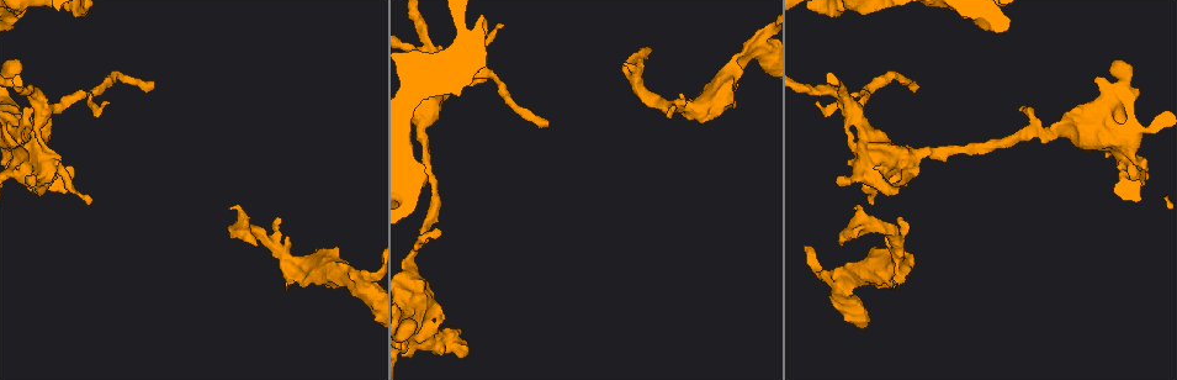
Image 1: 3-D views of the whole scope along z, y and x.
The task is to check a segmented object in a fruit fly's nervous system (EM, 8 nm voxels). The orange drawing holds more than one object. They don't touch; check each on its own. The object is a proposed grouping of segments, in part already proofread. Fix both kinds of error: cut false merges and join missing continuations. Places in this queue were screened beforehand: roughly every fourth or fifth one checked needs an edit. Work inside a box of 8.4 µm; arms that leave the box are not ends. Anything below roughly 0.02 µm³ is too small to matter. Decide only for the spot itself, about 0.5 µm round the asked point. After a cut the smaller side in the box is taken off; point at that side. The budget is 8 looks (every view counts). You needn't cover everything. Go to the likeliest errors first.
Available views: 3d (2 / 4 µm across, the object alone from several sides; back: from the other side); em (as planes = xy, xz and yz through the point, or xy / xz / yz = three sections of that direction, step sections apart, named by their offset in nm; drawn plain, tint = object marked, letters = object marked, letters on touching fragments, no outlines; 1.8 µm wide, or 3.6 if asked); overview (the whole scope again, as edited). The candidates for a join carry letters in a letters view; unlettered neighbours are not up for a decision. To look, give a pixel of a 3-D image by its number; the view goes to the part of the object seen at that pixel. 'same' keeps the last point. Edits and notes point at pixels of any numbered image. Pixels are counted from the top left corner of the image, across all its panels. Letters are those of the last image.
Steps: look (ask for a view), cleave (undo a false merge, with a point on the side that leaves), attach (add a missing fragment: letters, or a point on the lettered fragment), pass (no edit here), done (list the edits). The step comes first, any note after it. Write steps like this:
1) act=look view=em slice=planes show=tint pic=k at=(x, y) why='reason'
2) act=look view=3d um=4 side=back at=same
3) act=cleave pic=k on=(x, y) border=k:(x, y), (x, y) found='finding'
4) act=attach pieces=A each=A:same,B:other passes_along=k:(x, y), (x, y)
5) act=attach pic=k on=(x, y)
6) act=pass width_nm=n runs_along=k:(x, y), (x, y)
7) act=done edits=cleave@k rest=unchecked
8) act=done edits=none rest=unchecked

act=look view=3d um=4 pic=1 at=(892, 283) why='stops while still wide'

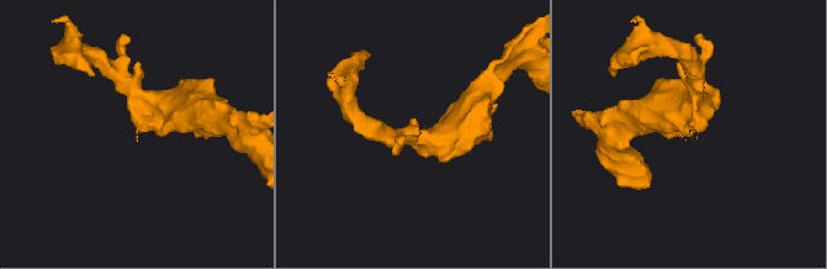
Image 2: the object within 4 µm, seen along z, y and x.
act=look view=em slice=xz step=8 show=letters pic=2 at=(139, 131) why='need the tissue'

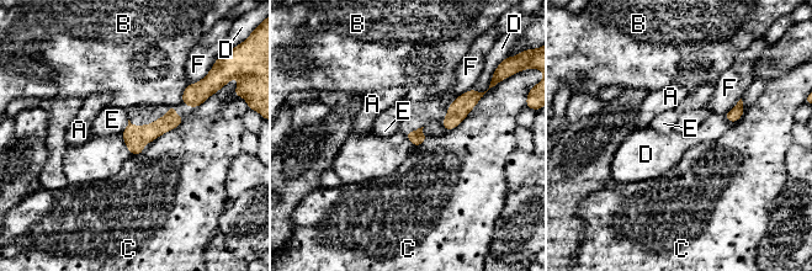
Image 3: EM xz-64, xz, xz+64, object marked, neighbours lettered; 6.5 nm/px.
act=pass each=A:other,B:other,C:other,D:other,E:other,F:other border=3:(742, 99), (743, 113), (731, 123) found='no lettered fragment goes on from it'

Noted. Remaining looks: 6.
act=look view=3d um=4 pic=1 at=(440, 321) why='branch stops here'

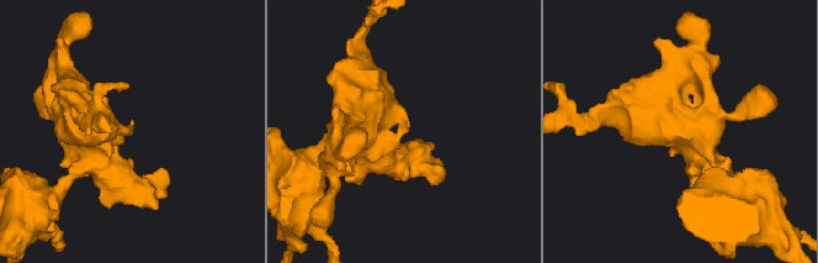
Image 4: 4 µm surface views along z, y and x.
act=look view=em slice=planes show=letters pic=4 at=(403, 132) why='now the EM'

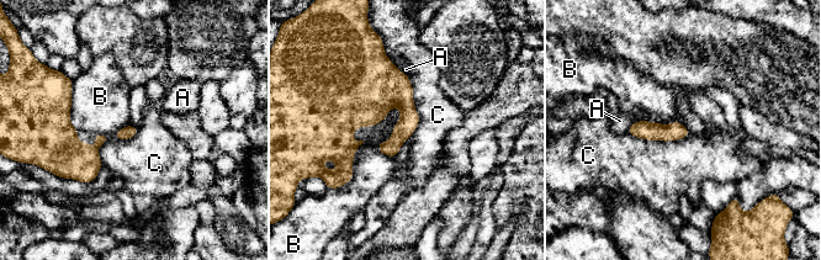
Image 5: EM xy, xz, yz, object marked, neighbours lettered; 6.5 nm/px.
act=pass each=A:other,B:other,C:other runs_along=5:(631, 130), (684, 133) found='none of them fits'

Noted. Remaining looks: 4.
act=look view=em slice=yz step=16 show=tint pic=1 at=(926, 149) why='thick turns thin'

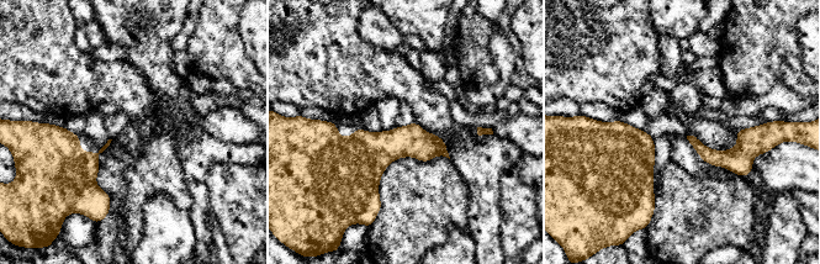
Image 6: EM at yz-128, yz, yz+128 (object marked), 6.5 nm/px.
act=look view=em slice=yz step=16 show=letters at=same why='see the neighbours'

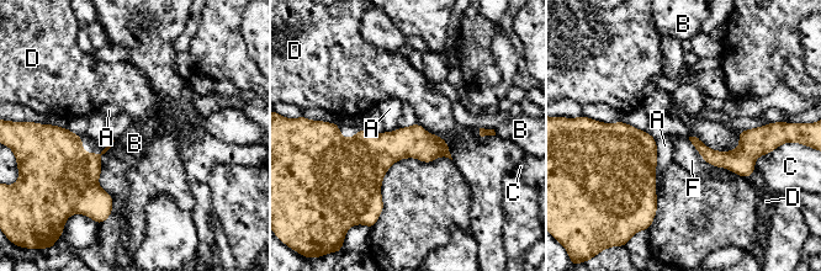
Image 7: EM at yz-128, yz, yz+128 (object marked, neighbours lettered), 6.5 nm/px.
act=pass each=A:other,B:other,C:other,D:other,F:other runs_along=7:(62, 131), (88, 184), (107, 203) found='continuous, no second neuron'

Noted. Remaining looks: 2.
act=done edits=none rest=unchecked

